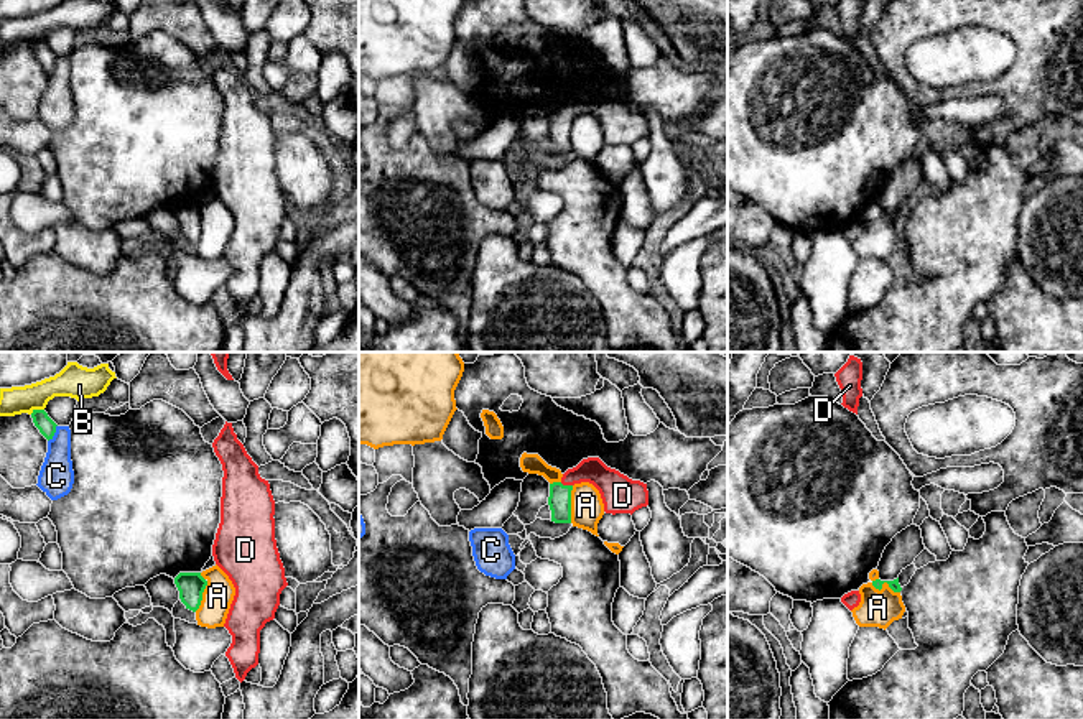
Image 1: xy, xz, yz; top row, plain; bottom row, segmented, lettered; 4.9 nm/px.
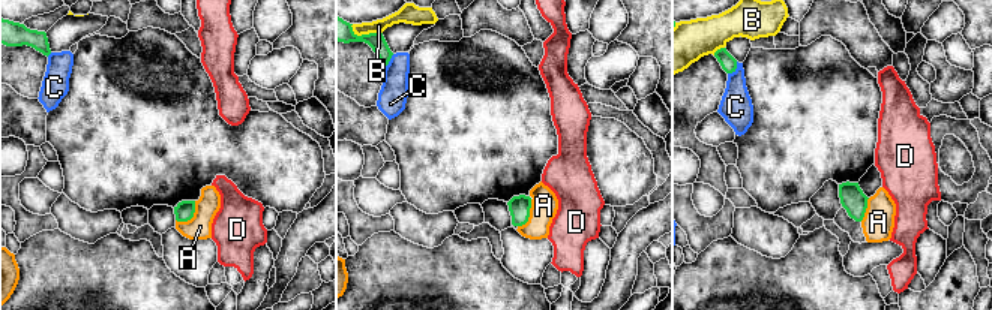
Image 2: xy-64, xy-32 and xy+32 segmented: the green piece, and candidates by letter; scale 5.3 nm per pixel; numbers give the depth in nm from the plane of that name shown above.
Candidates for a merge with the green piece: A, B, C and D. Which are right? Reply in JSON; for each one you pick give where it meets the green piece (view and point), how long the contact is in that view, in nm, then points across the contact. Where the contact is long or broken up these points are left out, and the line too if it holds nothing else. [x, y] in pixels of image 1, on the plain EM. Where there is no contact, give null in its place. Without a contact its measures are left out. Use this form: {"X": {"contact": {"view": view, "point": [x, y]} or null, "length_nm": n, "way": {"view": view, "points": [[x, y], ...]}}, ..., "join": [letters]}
{"D": {"contact": {"view": "xz", "point": [567, 117]}, "length_nm": 70, "way": {"view": "xz", "points": [[560, 127], [567, 117], [601, 107], [618, 122]]}}, "join": ["D"]}

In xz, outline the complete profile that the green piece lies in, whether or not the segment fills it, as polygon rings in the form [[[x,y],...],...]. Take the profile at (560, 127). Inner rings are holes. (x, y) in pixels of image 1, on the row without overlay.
[[[588,89],[568,100],[560,114],[550,115],[551,153],[571,155],[571,122],[581,114],[589,114],[599,122],[606,145],[632,146],[648,137],[647,115],[607,99],[599,89]]]

